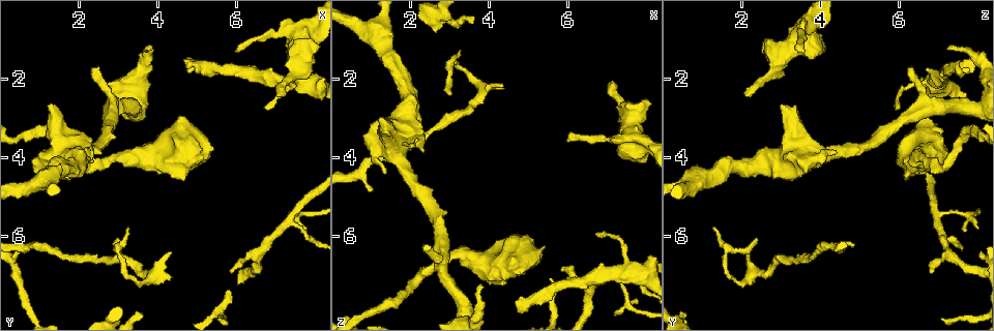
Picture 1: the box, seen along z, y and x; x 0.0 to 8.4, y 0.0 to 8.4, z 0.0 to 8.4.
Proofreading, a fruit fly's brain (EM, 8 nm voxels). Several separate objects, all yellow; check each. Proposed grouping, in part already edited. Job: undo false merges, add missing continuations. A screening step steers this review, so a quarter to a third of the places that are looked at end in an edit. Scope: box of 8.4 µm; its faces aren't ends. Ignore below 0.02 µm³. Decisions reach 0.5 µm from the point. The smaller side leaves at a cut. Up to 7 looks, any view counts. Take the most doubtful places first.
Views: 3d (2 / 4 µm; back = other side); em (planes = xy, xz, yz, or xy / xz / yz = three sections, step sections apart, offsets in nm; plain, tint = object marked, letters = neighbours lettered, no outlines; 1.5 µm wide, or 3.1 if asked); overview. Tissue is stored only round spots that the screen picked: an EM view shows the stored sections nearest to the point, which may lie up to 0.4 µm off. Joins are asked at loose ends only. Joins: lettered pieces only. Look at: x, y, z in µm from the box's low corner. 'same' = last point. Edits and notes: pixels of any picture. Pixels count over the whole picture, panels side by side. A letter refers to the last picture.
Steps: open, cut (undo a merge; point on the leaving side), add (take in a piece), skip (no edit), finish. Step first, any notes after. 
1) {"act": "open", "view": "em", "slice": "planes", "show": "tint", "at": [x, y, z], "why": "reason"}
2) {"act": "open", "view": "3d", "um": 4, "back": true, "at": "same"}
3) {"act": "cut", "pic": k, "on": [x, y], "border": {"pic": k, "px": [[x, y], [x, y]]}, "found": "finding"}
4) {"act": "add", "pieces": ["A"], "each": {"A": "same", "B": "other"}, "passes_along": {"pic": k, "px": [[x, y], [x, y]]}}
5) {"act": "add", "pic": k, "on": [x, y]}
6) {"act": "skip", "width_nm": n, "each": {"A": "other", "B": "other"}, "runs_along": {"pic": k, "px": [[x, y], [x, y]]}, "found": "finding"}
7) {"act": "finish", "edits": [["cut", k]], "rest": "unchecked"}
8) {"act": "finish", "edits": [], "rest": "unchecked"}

{"act": "open", "view": "em", "slice": "planes", "show": "letters", "at": [7.00, 2.50, 2.10], "why": "an open end"}

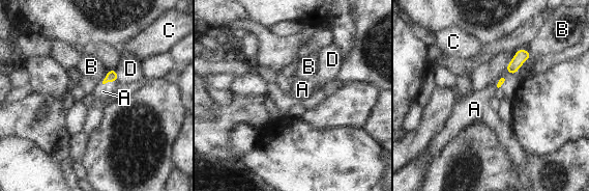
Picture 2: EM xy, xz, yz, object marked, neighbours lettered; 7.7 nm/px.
{"act": "add", "pic": 2, "on": [102, 91], "longest_contact_nm": ["B", 260], "each": {"A": "same", "B": "other", "C": "other", "D": "other"}, "found": "it goes on there"}

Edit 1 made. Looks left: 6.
{"act": "open", "view": "3d", "um": 4, "at": [7.35, 5.50, 7.05], "why": "abrupt turn"}

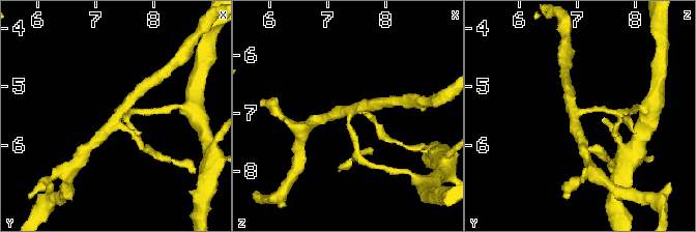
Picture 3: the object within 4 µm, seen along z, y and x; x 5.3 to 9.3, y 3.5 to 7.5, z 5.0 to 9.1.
{"act": "open", "view": "em", "slice": "xz", "step": 4, "show": "tint", "at": [7.35, 5.50, 7.00], "arms": 4}

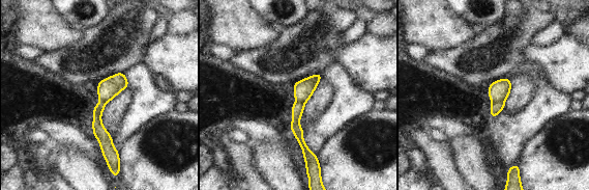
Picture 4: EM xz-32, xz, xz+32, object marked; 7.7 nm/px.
{"act": "open", "view": "em", "slice": "planes", "show": "letters", "at": "same", "why": "cut it another way"}

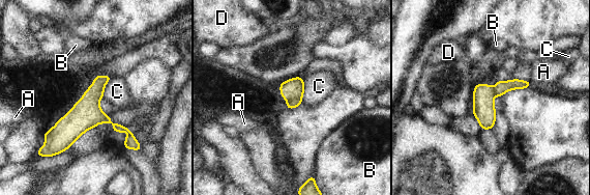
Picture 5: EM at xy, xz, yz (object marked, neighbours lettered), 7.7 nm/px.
{"act": "cut", "pic": 5, "on": [292, 88], "longest_contact_nm": ["C", 220], "each": {"A": "other", "B": "other", "C": "other", "D": "other"}, "part_leaving": {"pic": 5, "px": [[107, 78], [58, 139], [57, 149]]}, "found": "a second cell is stuck on"}

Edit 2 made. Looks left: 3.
{"act": "open", "view": "em", "slice": "xy", "step": 8, "show": "tint", "at": [2.50, 1.65, 6.25], "why": "free end"}

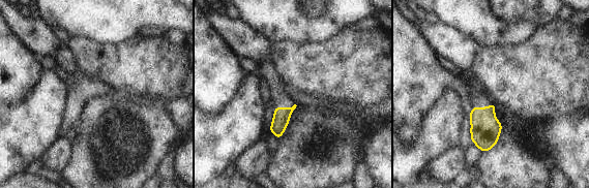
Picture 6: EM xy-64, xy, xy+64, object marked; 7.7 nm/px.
{"act": "open", "view": "em", "slice": "planes", "show": "letters", "at": "same"}

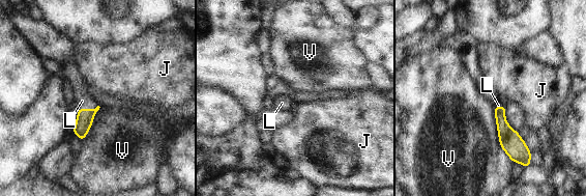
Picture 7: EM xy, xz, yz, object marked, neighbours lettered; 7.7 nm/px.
{"act": "add", "pic": 7, "on": [82, 101], "longest_contact_nm": ["V", 460], "each": {"J": "other", "L": "same", "V": "other"}, "found": "the cell continues"}

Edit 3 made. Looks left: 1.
{"act": "finish", "edits": [["add", 2], ["cut", 5], ["add", 7]], "rest": "unchecked"}

